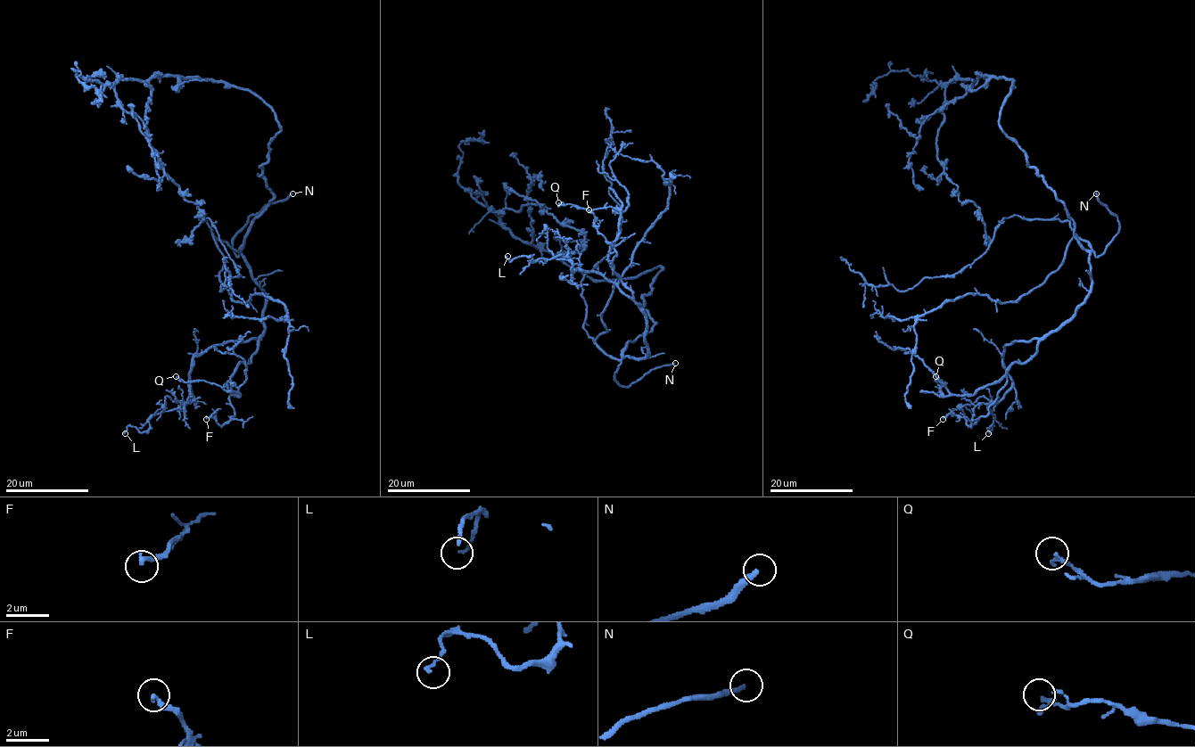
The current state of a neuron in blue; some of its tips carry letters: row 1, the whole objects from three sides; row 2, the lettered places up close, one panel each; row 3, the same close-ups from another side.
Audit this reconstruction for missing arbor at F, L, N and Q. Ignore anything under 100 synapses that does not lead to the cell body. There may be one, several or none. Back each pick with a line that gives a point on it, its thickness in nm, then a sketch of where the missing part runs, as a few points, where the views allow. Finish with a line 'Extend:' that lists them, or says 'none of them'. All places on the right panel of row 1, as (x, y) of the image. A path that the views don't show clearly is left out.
N: place (1096, 193); calibre 240 nm; course (1096, 193), (1093, 170)
Extend: N

